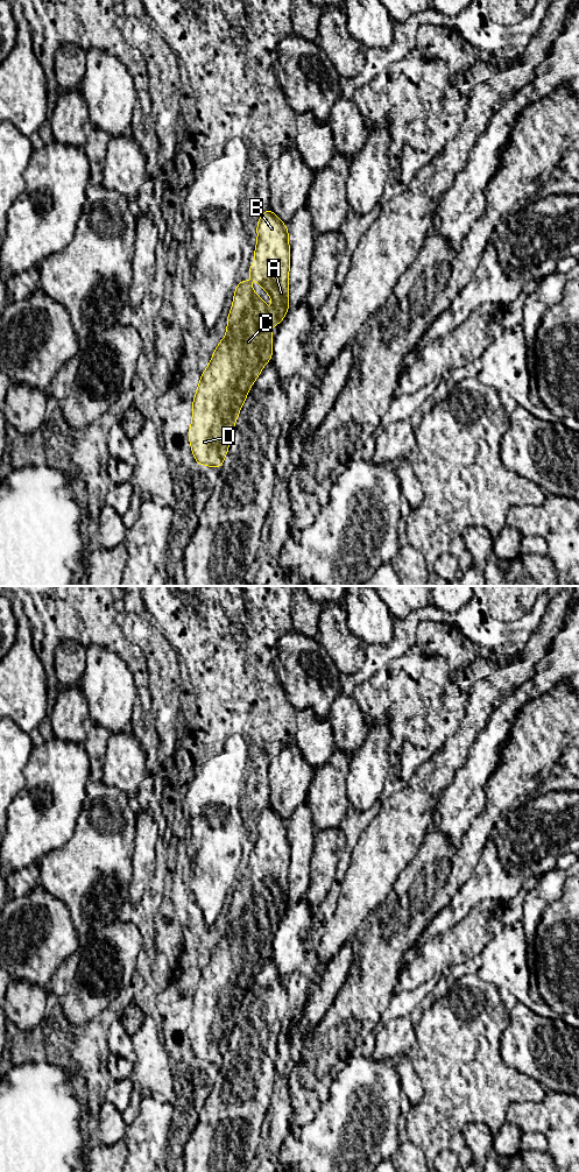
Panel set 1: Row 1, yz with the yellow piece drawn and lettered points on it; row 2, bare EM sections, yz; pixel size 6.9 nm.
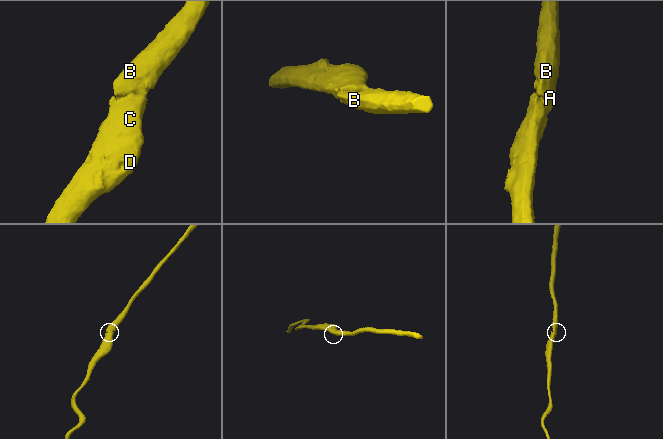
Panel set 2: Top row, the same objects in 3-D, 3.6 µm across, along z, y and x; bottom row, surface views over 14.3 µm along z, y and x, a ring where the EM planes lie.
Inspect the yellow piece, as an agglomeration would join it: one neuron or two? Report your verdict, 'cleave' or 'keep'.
keep

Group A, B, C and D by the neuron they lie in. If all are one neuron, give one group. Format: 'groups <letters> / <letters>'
groups A B C D

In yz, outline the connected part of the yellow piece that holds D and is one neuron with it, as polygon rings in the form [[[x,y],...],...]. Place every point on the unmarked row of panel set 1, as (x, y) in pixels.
[[[268,805],[261,811],[256,826],[257,839],[254,847],[255,859],[249,861],[250,864],[247,871],[259,878],[270,891],[274,903],[271,909],[268,910],[262,894],[259,894],[253,889],[252,881],[246,875],[243,875],[236,882],[232,905],[226,918],[226,932],[216,944],[209,963],[202,969],[200,979],[197,983],[195,996],[192,998],[192,1019],[189,1024],[189,1037],[195,1057],[199,1061],[212,1062],[218,1066],[220,1066],[223,1062],[224,1055],[228,1049],[228,1042],[234,1026],[234,1021],[239,1014],[243,997],[247,995],[248,987],[254,981],[254,977],[259,974],[263,962],[273,954],[274,933],[271,932],[270,920],[273,919],[274,922],[280,923],[282,916],[285,913],[289,906],[290,843],[288,838],[288,824],[270,805]]]

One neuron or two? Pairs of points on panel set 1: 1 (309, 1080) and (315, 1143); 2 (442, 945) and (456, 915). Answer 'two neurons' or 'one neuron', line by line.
1: two neurons
2: two neurons

